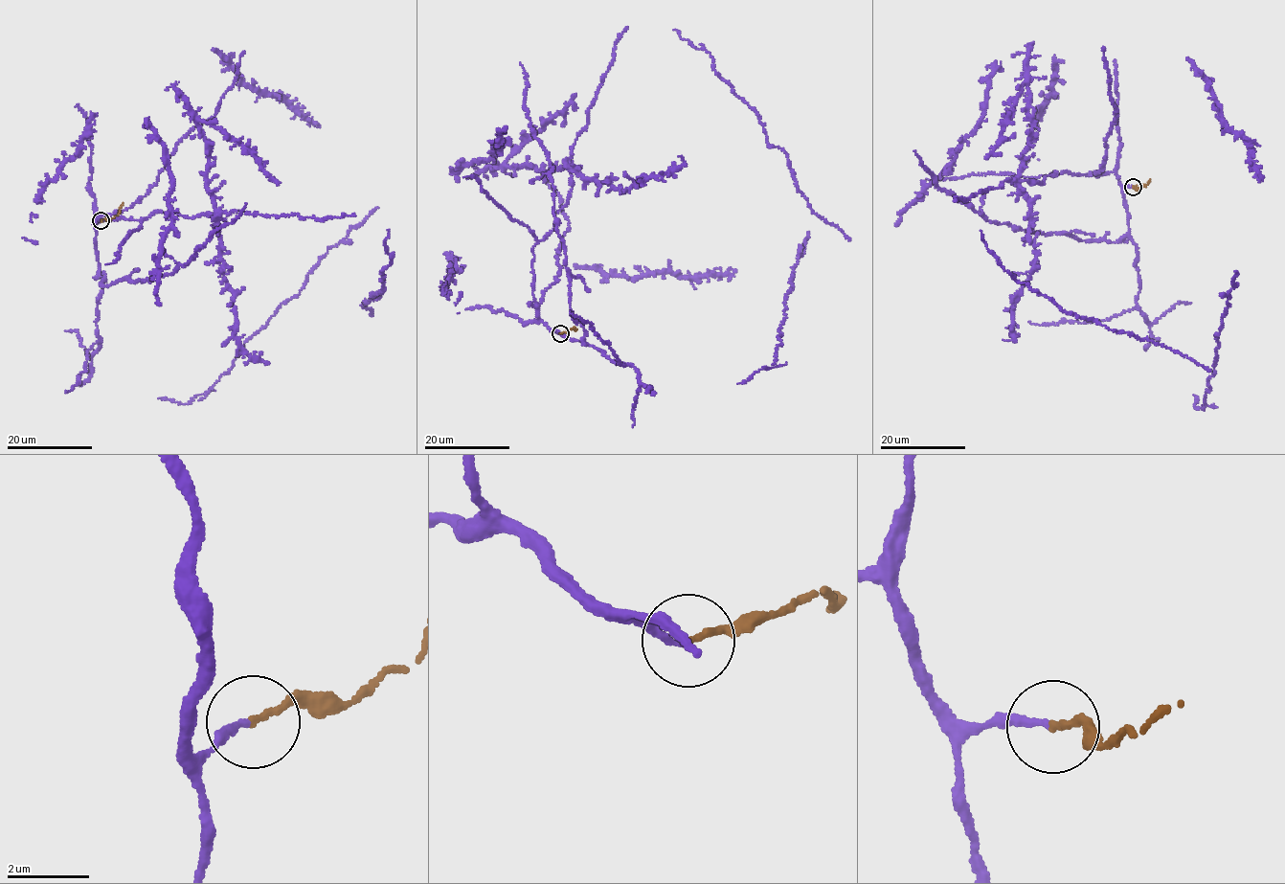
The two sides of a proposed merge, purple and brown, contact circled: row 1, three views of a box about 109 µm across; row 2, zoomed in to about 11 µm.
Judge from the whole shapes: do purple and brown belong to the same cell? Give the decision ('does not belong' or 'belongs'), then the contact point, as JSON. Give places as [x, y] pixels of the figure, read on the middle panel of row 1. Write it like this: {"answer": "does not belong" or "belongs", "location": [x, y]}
{"answer": "belongs", "location": [560, 333]}

